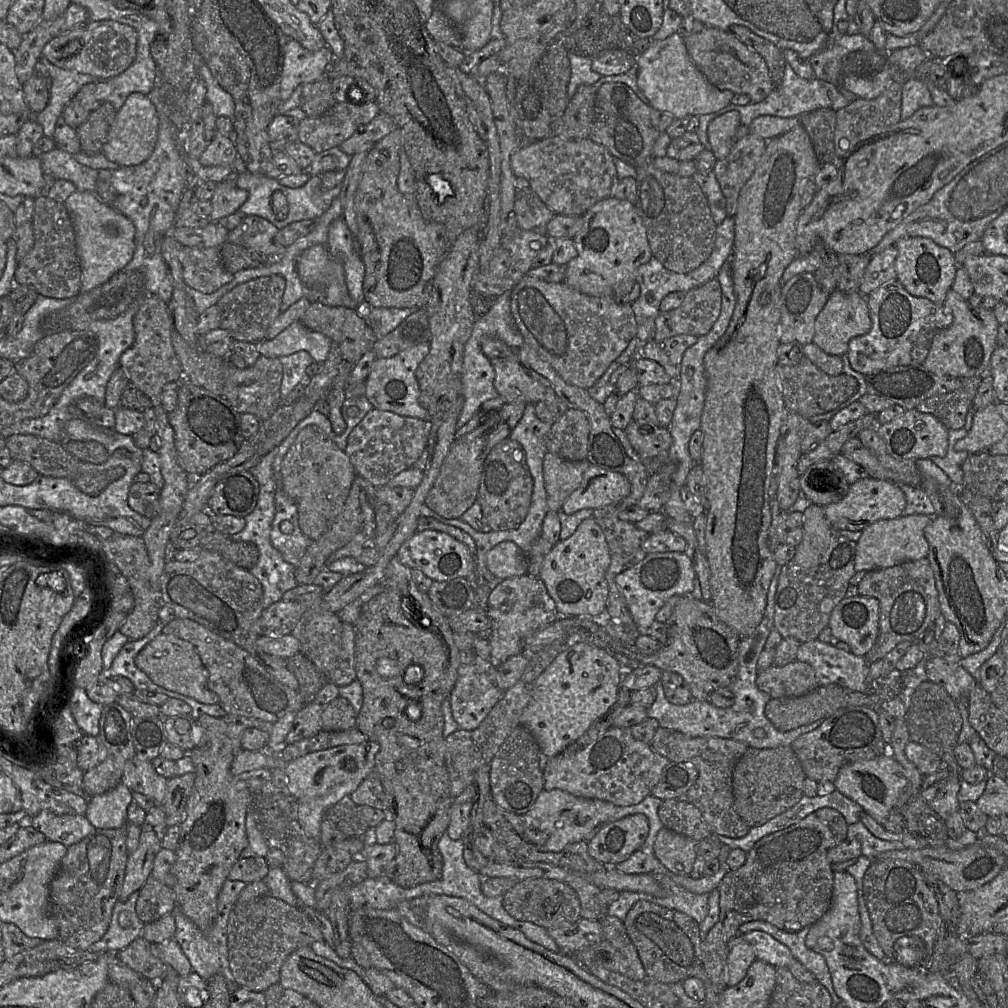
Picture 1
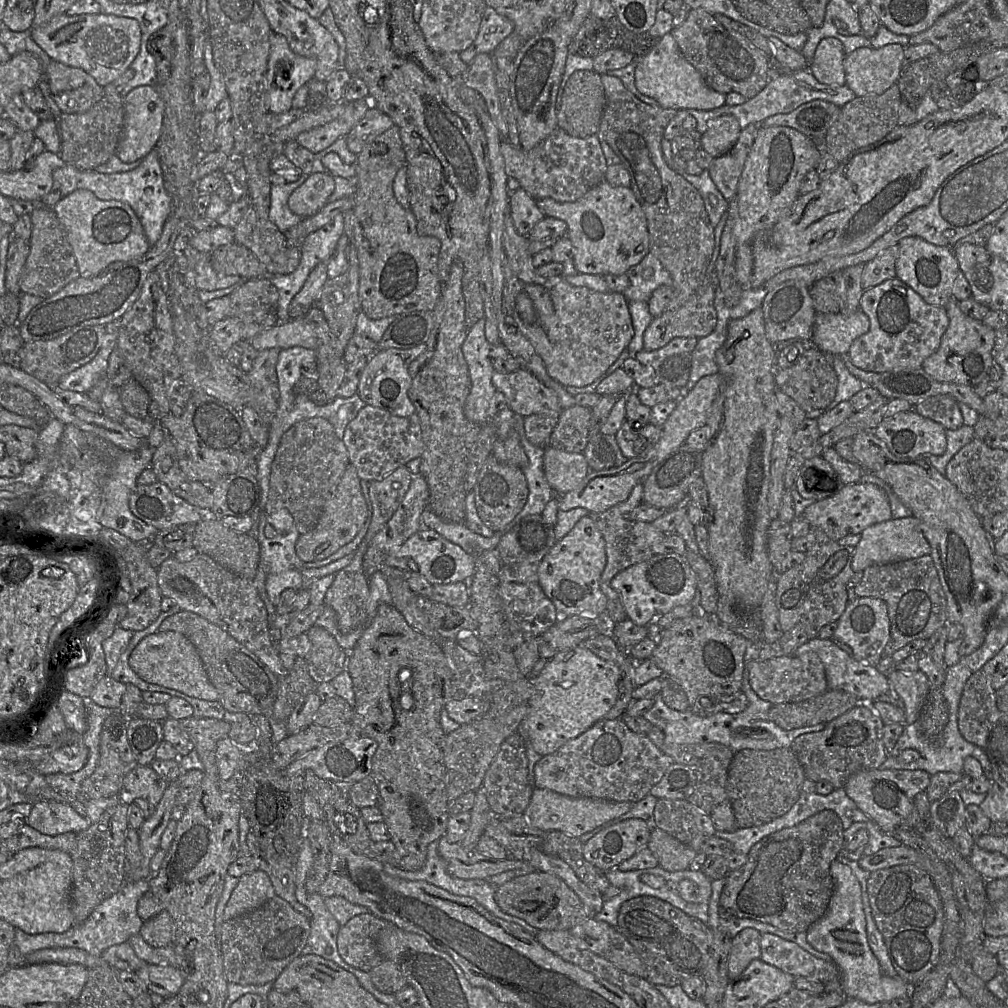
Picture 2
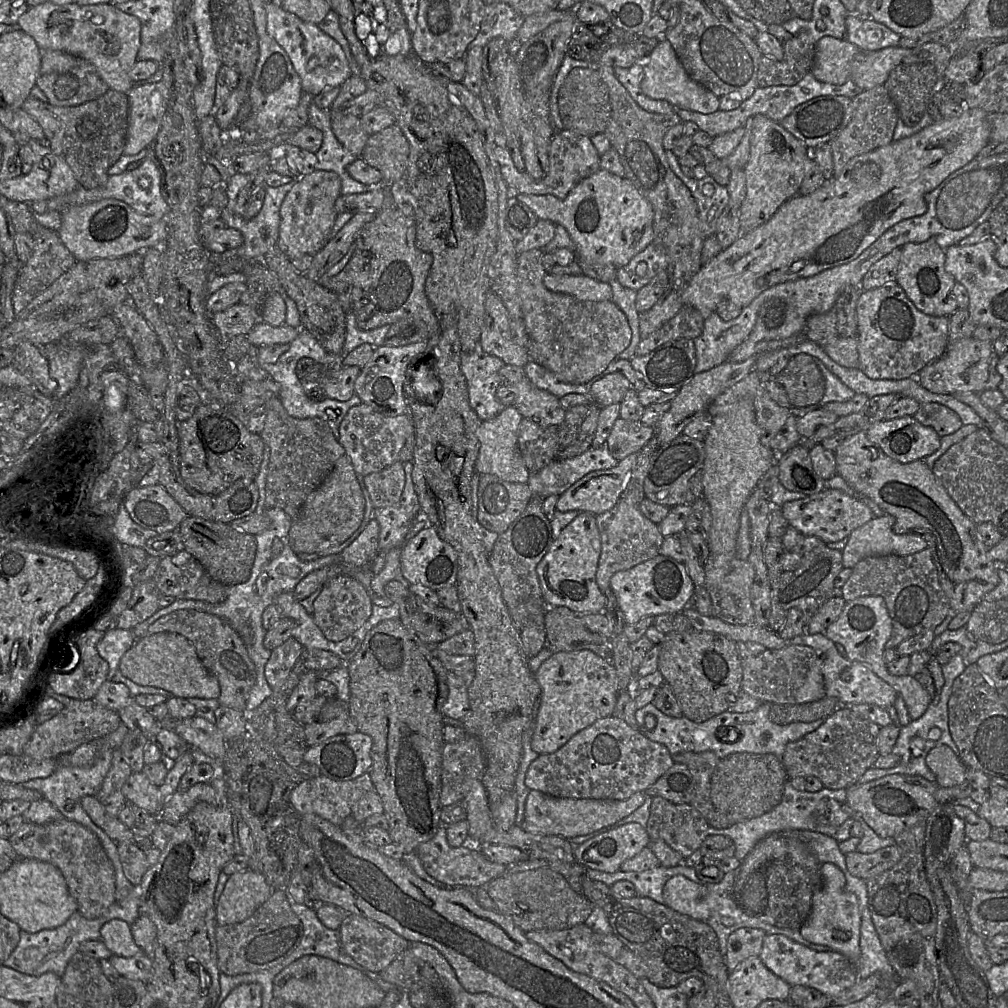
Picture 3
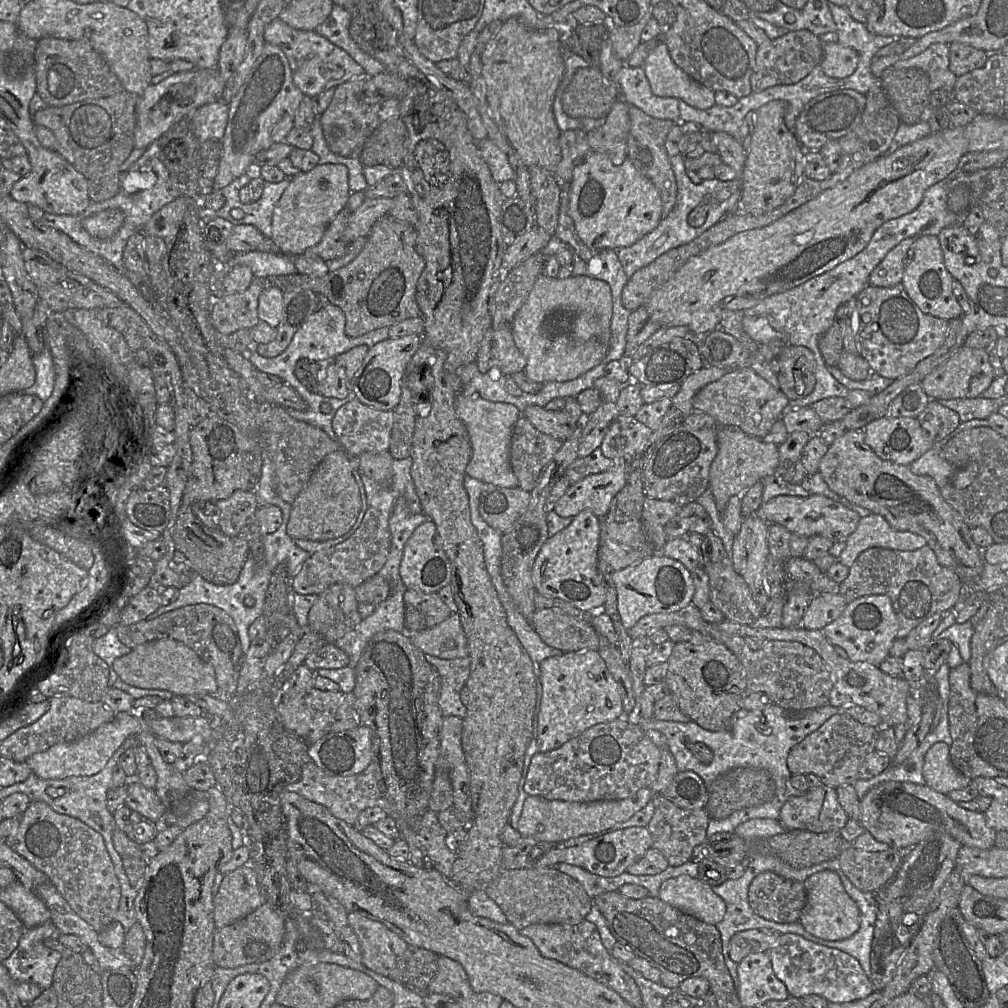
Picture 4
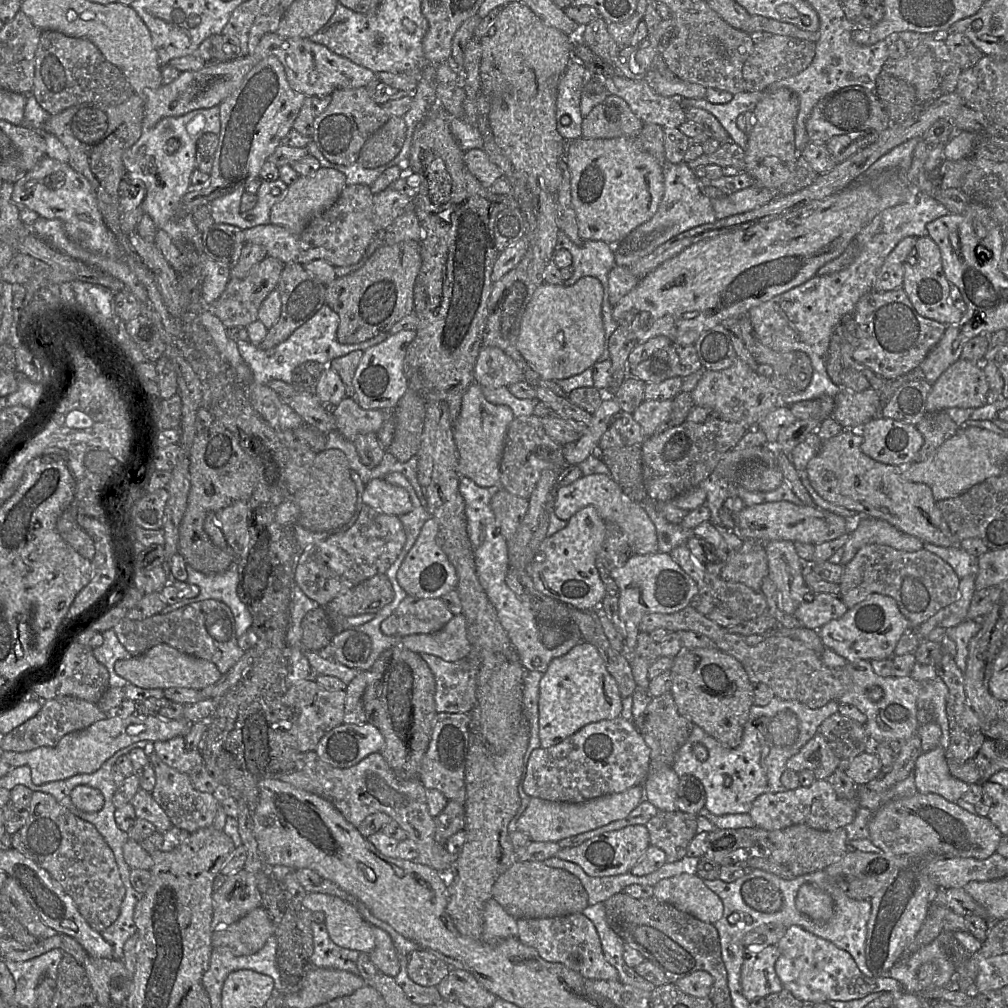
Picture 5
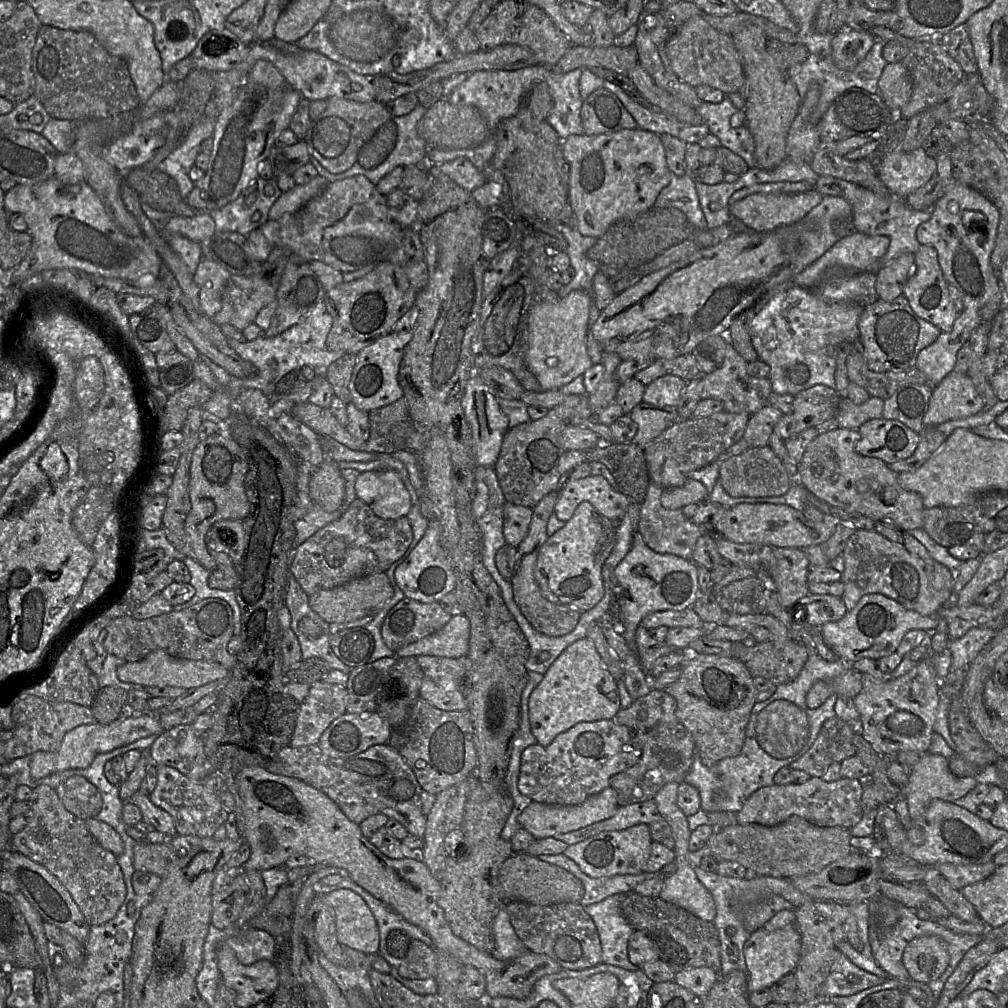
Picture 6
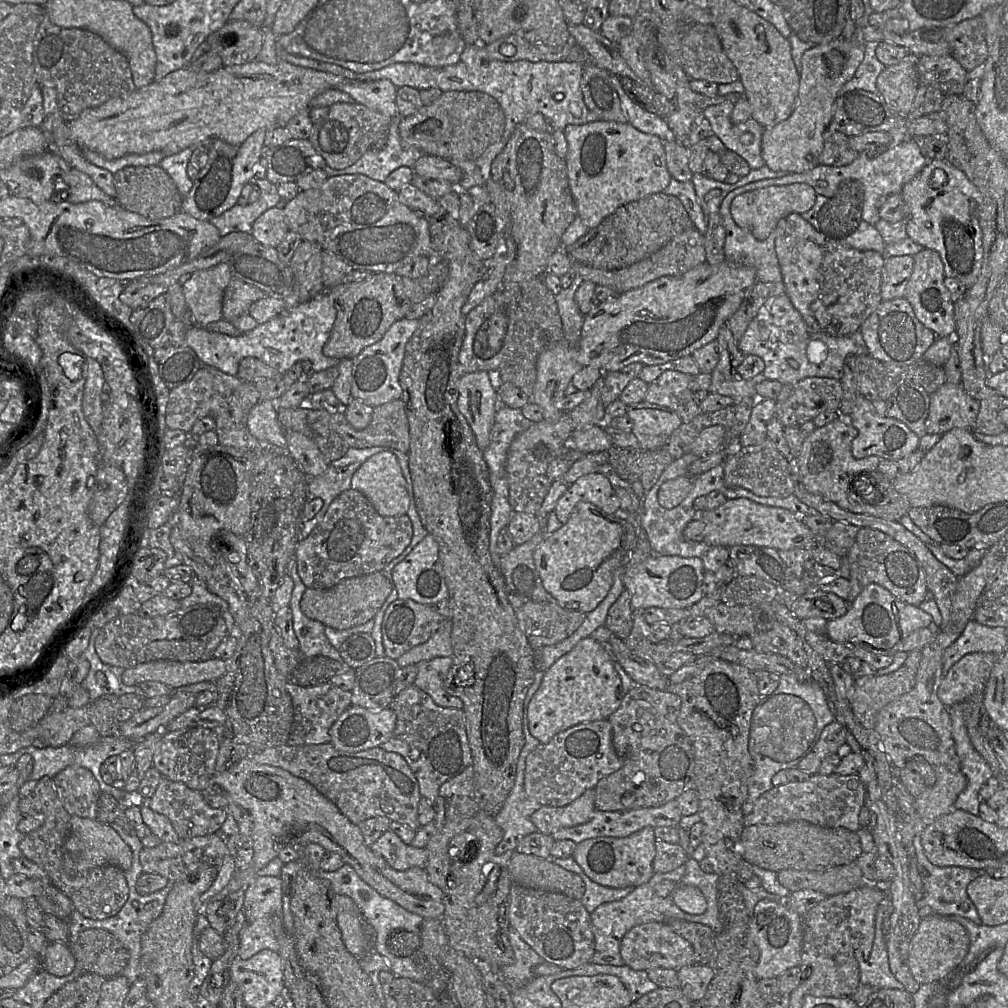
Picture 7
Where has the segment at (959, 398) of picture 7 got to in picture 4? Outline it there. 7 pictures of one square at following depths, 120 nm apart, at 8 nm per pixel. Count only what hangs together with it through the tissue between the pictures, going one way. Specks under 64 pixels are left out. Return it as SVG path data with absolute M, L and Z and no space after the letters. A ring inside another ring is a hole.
M965 345L954 352L947 361L936 367L920 382L930 400L948 400L979 397L994 379L993 369L985 349Z

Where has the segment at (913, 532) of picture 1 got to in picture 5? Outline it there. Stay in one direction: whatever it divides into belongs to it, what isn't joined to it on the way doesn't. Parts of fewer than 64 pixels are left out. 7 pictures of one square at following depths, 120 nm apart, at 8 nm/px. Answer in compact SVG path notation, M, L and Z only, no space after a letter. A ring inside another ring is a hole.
M862 517L850 527L849 532L849 539L844 545L844 554L840 563L842 566L849 563L865 545L880 544L901 551L914 552L921 550L924 544L919 538L908 535L889 522L874 517Z

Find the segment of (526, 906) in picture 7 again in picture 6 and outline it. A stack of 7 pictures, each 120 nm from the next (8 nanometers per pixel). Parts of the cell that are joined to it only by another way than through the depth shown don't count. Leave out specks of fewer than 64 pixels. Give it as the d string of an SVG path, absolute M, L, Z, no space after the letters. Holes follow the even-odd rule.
M507 901L505 908L516 935L529 951L546 955L566 970L584 970L603 963L596 926L580 903L541 906Z

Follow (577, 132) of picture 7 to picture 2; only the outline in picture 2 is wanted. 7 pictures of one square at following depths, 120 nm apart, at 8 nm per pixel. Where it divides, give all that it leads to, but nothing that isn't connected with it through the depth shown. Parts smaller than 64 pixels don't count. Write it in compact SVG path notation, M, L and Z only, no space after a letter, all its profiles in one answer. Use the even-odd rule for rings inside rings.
M603 181L574 202L542 198L536 204L545 217L566 222L578 273L626 274L650 252L647 219L630 187L612 186Z

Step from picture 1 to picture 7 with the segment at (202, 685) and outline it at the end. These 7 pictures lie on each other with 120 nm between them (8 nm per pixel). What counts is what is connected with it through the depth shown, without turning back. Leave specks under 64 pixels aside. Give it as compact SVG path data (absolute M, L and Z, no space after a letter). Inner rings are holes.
M215 657L198 662L159 659L125 669L122 682L127 686L135 686L155 681L177 689L204 681L216 682L225 672L225 661Z

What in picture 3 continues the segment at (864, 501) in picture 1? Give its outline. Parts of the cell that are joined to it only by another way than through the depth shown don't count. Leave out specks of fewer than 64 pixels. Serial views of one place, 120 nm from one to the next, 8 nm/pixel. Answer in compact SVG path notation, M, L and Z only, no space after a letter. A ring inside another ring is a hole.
M825 489L804 499L784 503L780 510L788 525L804 536L815 536L823 543L839 542L874 518L871 509L858 499L837 489Z

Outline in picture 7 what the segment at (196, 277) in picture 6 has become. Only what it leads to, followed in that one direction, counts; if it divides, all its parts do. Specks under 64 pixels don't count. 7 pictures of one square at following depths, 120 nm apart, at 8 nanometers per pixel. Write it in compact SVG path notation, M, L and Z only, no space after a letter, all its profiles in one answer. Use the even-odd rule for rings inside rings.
M225 262L191 274L182 285L182 292L193 316L193 324L206 327L222 319L223 295L231 278L230 267Z

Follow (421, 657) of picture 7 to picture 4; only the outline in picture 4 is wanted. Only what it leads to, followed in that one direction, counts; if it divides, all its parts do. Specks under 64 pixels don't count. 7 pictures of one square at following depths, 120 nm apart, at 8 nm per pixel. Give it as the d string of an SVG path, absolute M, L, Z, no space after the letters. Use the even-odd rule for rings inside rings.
M452 613L435 627L408 634L413 644L425 655L448 660L469 656L467 639L458 613Z

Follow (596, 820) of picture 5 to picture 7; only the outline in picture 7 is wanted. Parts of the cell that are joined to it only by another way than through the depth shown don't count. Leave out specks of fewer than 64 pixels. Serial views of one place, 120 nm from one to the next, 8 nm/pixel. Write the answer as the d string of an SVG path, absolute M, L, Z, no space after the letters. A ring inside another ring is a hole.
M588 789L564 807L542 806L532 814L531 821L538 832L551 835L558 829L586 823L595 811L595 790Z

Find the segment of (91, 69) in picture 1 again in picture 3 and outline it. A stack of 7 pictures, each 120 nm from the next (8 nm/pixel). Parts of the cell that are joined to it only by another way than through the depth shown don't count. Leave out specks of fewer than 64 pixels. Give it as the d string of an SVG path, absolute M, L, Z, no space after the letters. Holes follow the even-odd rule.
M43 2L30 7L18 20L18 27L32 36L41 50L59 50L81 57L95 66L102 80L110 90L127 94L135 82L129 76L130 70L137 62L137 54L141 46L141 22L131 14L127 14L112 4L58 5Z

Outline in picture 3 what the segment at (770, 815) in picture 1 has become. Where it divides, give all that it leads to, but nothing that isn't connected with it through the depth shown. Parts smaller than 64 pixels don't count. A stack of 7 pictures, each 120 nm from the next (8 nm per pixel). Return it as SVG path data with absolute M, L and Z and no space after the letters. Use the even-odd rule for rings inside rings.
M743 752L720 759L711 777L710 827L729 828L773 810L782 802L788 779L783 761L772 754Z

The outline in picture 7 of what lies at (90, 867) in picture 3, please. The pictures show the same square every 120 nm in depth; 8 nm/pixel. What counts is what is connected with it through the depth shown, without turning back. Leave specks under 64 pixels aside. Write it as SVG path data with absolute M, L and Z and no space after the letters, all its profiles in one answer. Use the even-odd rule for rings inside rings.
M42 777L34 789L34 796L42 807L45 821L40 828L25 834L19 843L22 854L47 872L50 882L69 897L75 910L84 917L103 920L115 916L124 906L129 895L125 873L114 865L95 867L88 872L78 872L74 859L64 846L70 830L71 815L58 798L53 778Z

